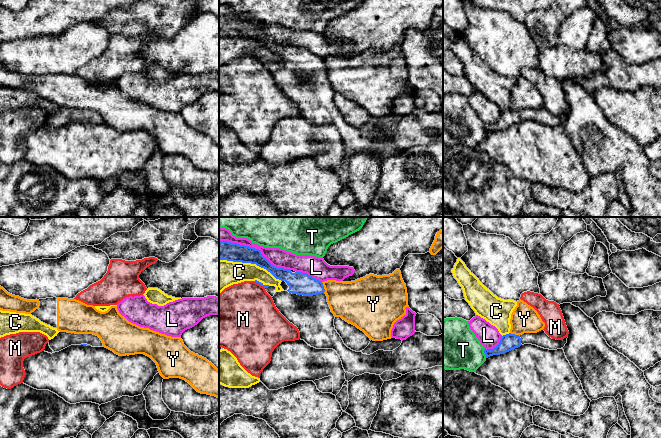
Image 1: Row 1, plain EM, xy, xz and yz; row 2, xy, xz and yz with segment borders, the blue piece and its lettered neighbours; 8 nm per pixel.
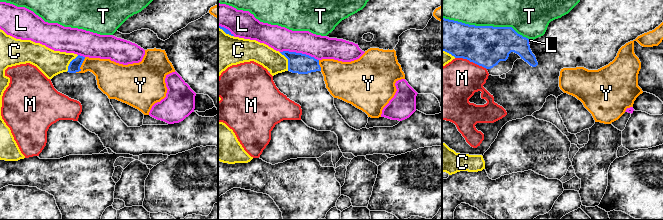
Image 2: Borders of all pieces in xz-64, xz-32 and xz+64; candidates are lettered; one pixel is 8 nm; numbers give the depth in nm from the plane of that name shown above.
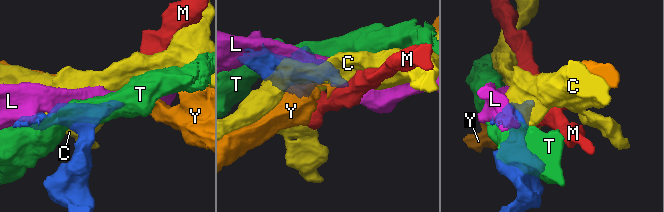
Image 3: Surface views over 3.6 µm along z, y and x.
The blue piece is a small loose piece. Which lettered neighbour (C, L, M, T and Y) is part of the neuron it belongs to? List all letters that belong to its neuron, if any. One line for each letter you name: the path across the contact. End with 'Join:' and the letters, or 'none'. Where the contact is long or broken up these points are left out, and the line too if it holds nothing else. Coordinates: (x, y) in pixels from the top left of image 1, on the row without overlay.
Join: none

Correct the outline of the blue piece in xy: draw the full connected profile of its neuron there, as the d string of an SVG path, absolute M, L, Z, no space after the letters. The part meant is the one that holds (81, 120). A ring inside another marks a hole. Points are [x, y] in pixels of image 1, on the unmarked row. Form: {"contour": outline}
{"contour": "M59 108L53 115L49 116L49 122L54 128L59 128L71 121L87 121L102 123L100 114L93 110L75 110Z"}

